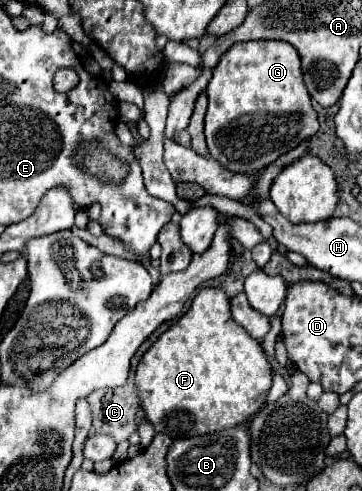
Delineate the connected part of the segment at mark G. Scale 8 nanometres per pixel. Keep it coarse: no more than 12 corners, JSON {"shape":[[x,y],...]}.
{"shape":[[233,44],[213,68],[209,154],[253,174],[319,130],[299,54]]}

